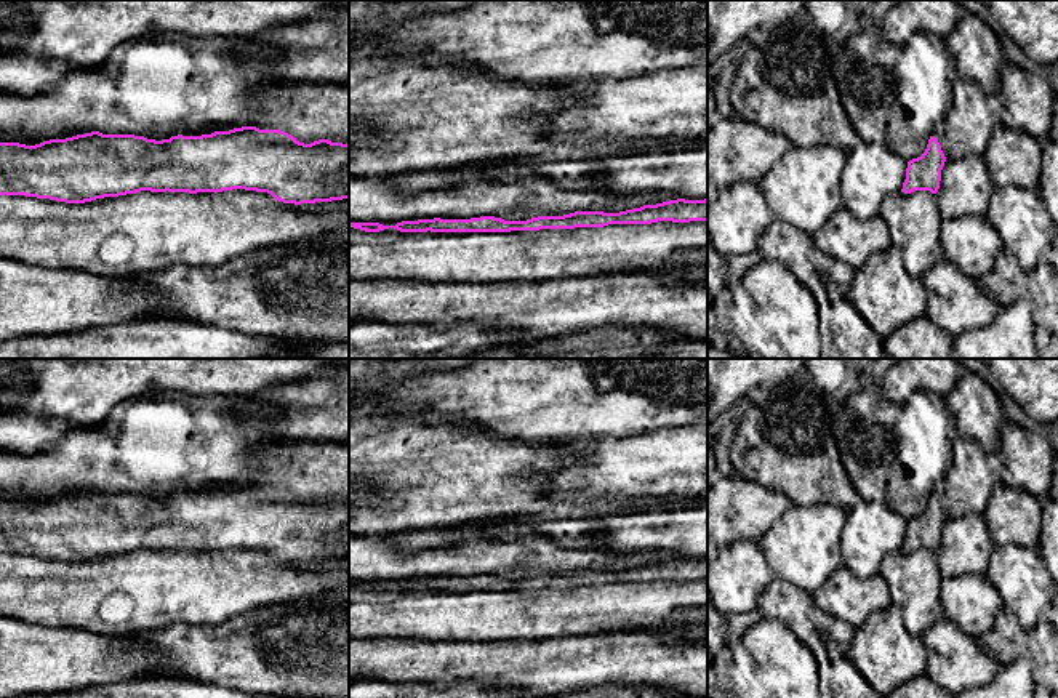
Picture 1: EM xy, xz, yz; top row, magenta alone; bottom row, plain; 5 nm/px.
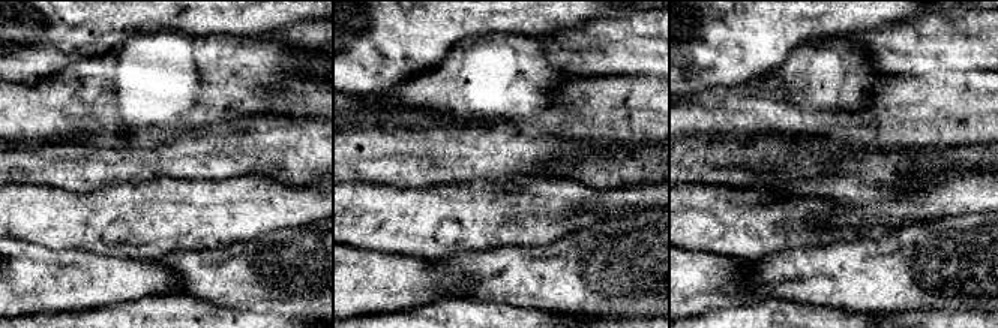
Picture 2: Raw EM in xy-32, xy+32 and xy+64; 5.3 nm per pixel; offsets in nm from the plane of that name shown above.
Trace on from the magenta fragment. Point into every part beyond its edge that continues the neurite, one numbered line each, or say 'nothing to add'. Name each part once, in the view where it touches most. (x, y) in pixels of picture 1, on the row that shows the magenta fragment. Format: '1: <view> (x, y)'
nothing to add

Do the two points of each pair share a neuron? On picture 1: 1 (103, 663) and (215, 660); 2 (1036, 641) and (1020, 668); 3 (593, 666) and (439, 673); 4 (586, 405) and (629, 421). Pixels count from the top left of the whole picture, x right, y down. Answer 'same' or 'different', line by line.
1: different
2: different
3: same
4: same

